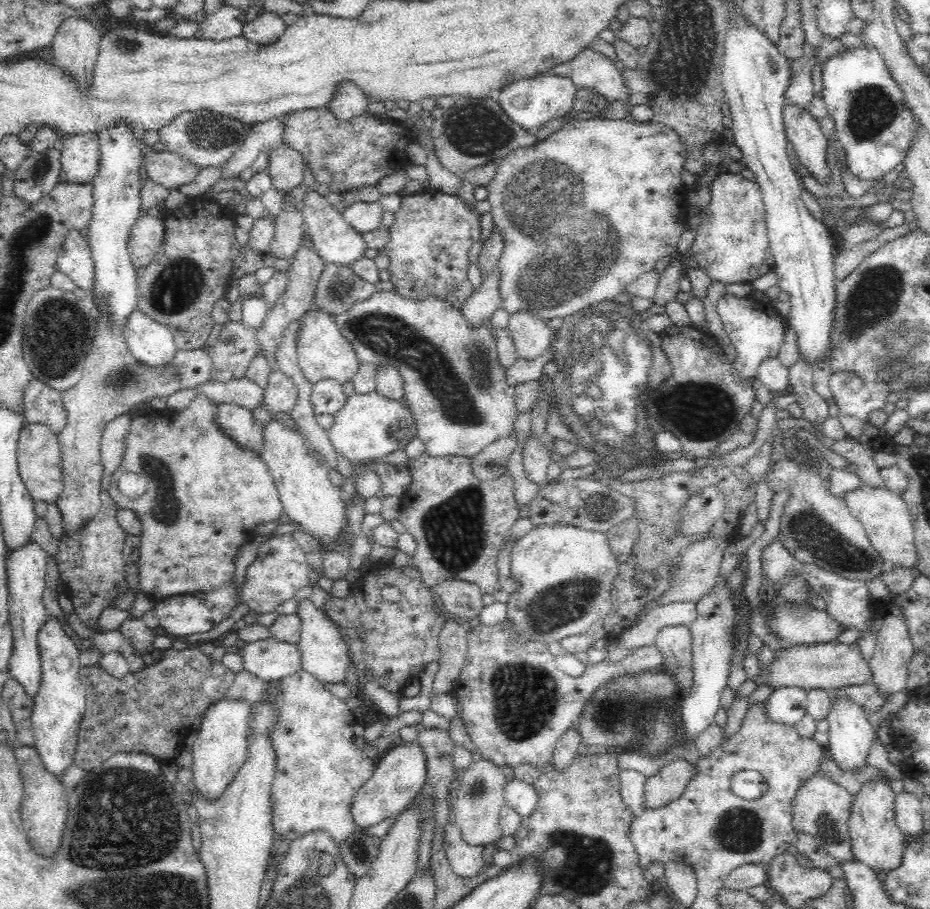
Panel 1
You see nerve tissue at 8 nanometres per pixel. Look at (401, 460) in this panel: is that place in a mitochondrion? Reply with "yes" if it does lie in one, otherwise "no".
no

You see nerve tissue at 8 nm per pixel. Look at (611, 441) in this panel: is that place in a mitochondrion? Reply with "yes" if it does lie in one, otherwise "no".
no

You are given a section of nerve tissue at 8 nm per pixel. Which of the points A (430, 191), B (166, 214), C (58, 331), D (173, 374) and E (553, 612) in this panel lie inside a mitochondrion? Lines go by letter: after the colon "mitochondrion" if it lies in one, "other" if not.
A: other
B: other
C: mitochondrion
D: mitochondrion
E: mitochondrion

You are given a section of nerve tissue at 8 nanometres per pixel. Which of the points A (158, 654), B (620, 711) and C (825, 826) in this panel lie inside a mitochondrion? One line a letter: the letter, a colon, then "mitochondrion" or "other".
A: other
B: mitochondrion
C: mitochondrion

